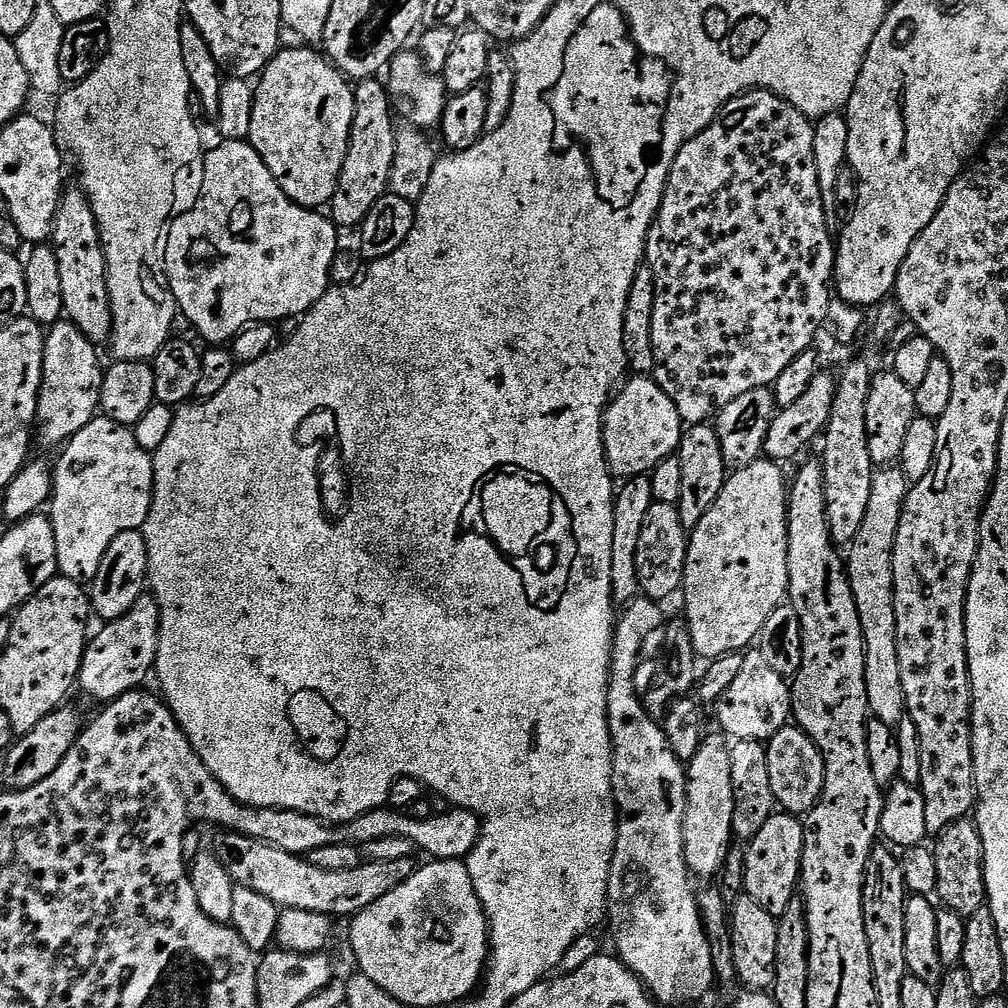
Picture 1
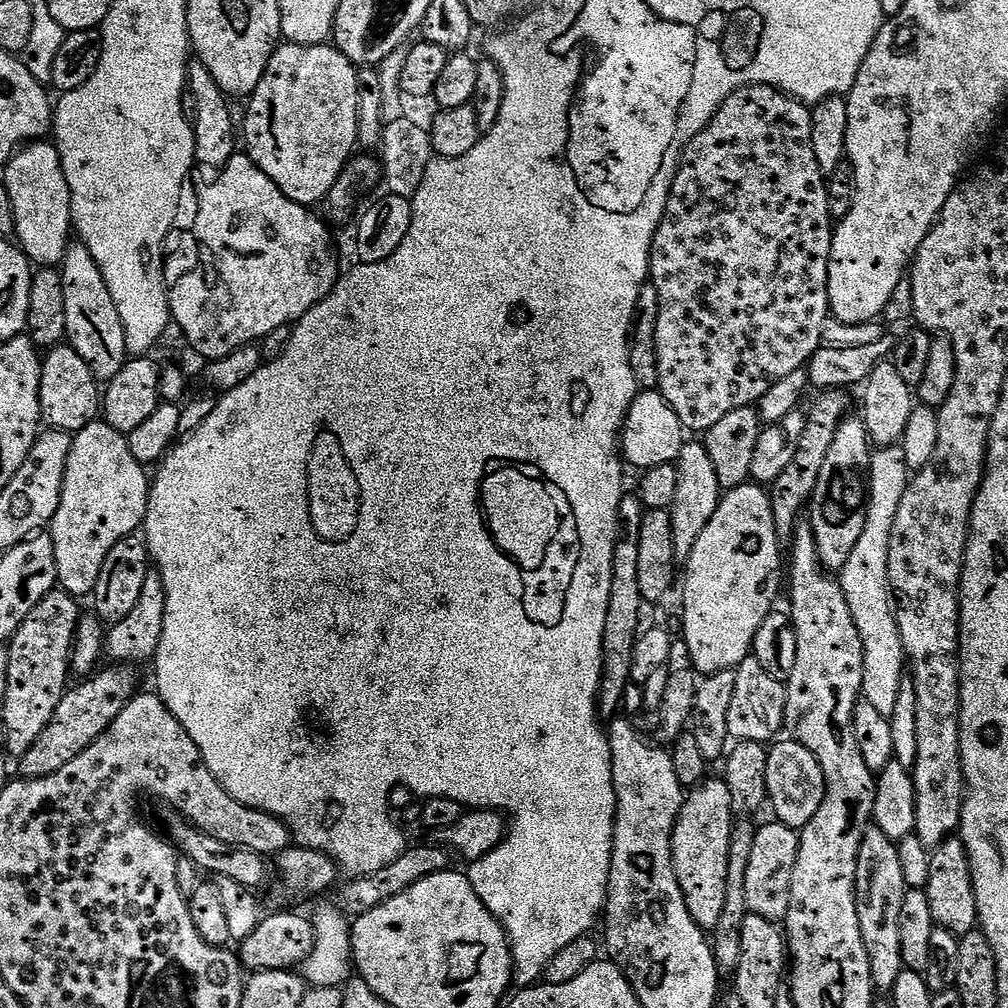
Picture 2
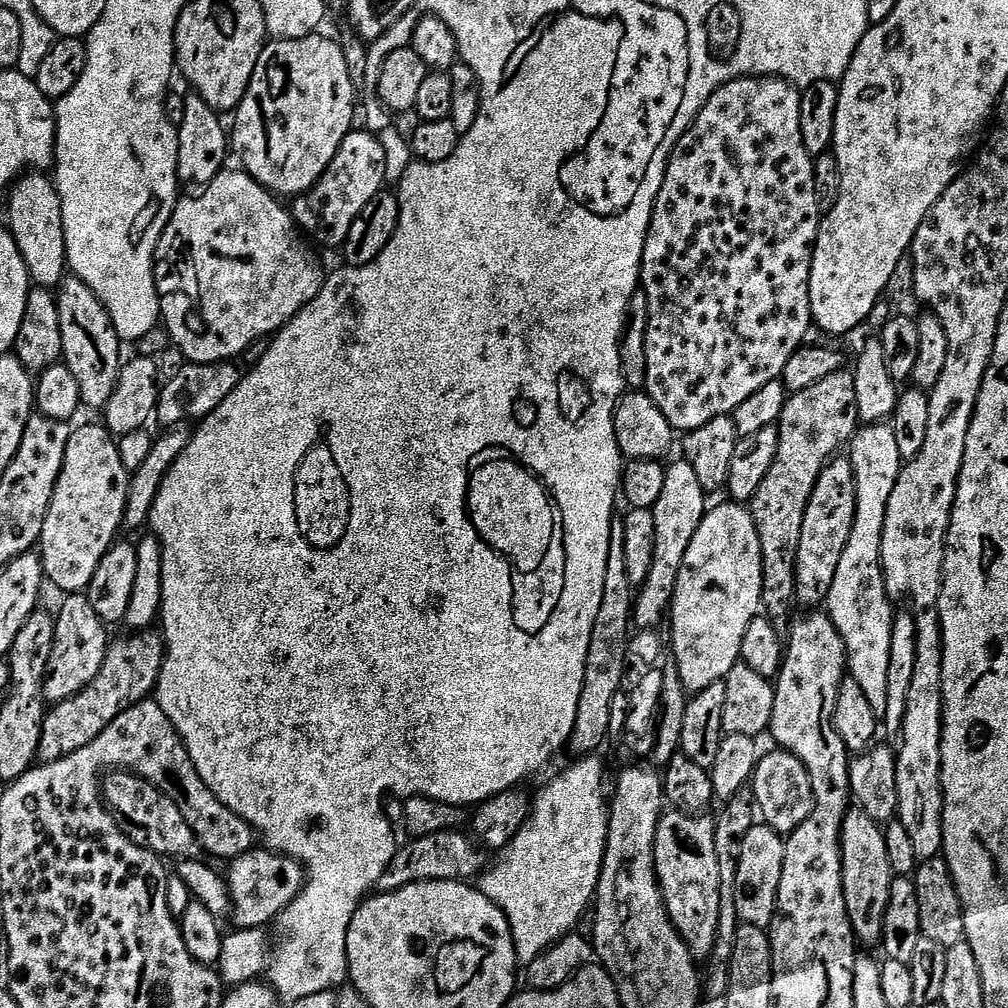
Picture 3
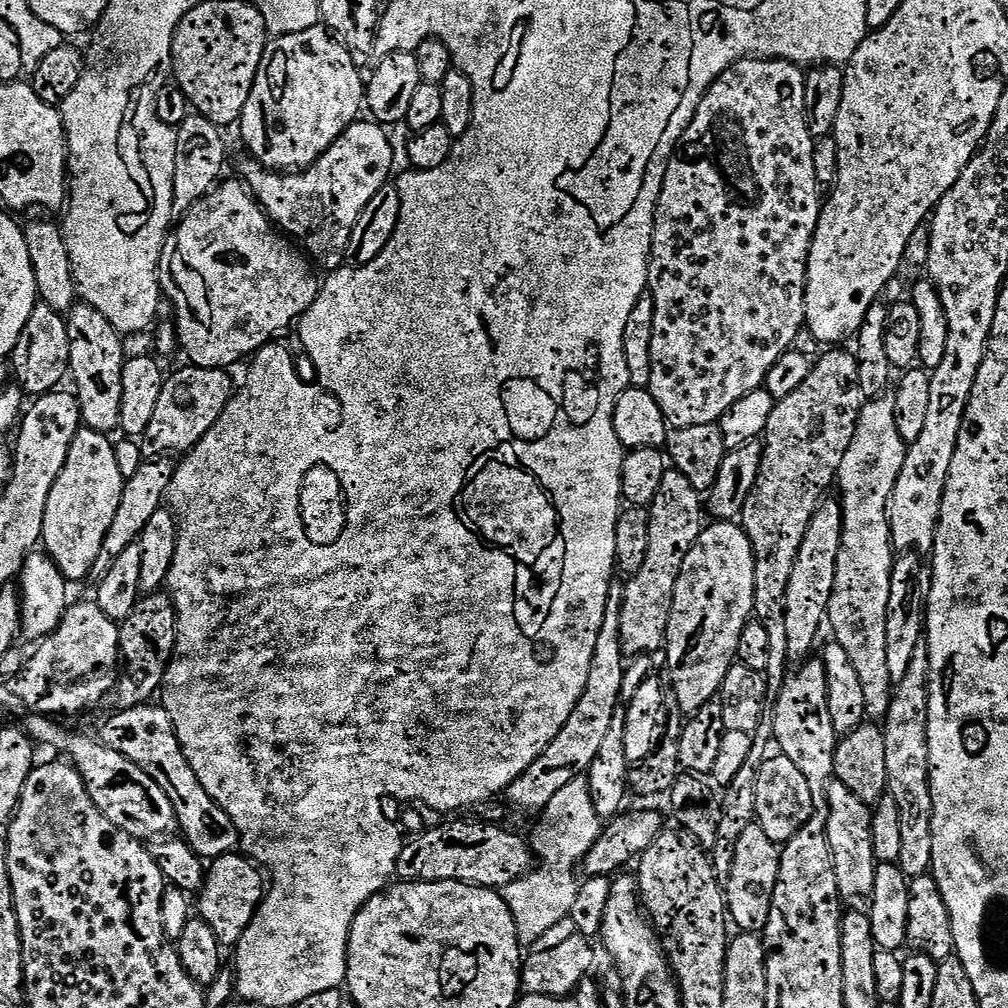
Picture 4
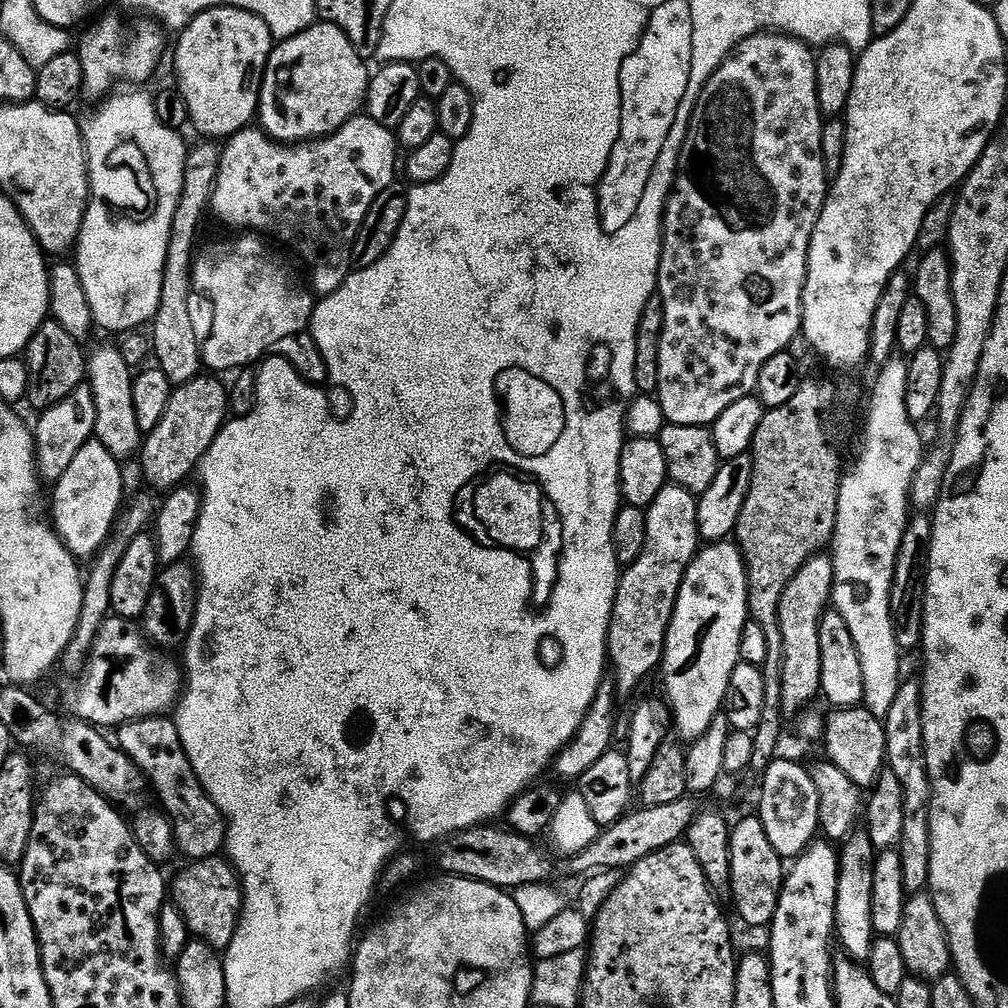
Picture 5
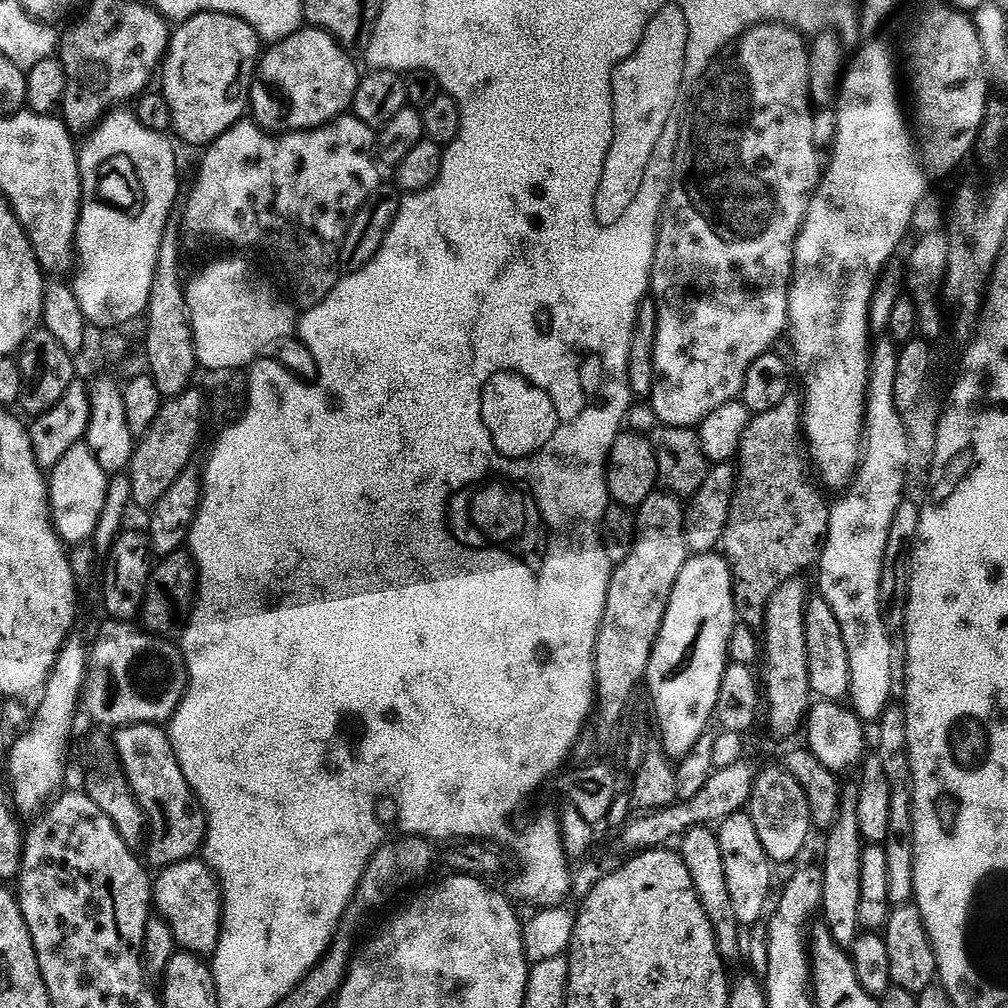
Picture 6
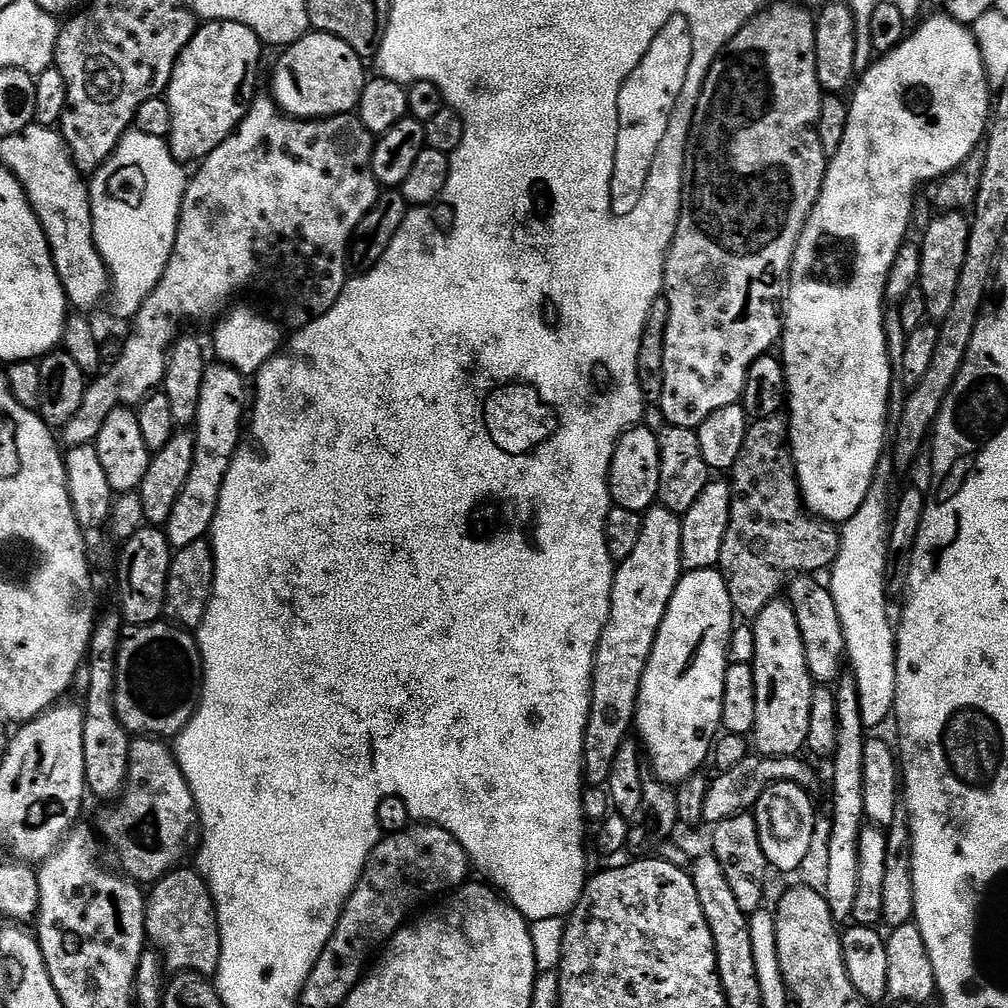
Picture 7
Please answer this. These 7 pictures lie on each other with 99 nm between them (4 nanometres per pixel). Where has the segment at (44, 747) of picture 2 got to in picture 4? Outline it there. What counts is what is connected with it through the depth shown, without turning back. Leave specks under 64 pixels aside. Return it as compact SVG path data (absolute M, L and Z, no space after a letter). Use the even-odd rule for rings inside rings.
M167 591L150 592L141 595L134 610L120 624L120 654L122 657L122 675L117 679L114 696L120 699L119 707L137 708L140 704L149 703L152 695L159 693L164 687L164 675L168 672L168 664L176 652L176 607Z

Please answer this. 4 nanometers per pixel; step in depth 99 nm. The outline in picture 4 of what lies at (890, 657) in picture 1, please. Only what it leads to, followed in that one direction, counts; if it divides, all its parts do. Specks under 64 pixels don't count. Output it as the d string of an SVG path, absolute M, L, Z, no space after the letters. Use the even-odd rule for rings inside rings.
M869 399L860 412L850 450L846 450L846 458L842 458L838 477L838 499L844 510L844 529L826 620L830 628L832 624L835 643L850 654L854 670L858 670L864 714L872 722L880 722L887 717L894 691L886 660L887 603L890 602L894 563L888 506L905 455L906 445L902 434L898 434L898 422L894 418L894 399Z

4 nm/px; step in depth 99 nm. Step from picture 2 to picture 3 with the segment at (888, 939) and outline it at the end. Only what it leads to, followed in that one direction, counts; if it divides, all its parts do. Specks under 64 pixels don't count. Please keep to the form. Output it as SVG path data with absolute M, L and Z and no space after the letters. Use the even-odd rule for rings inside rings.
M859 806L851 807L840 834L843 854L843 897L846 898L848 917L859 943L868 946L883 941L885 914L888 912L890 892L895 872L890 866L884 831Z

